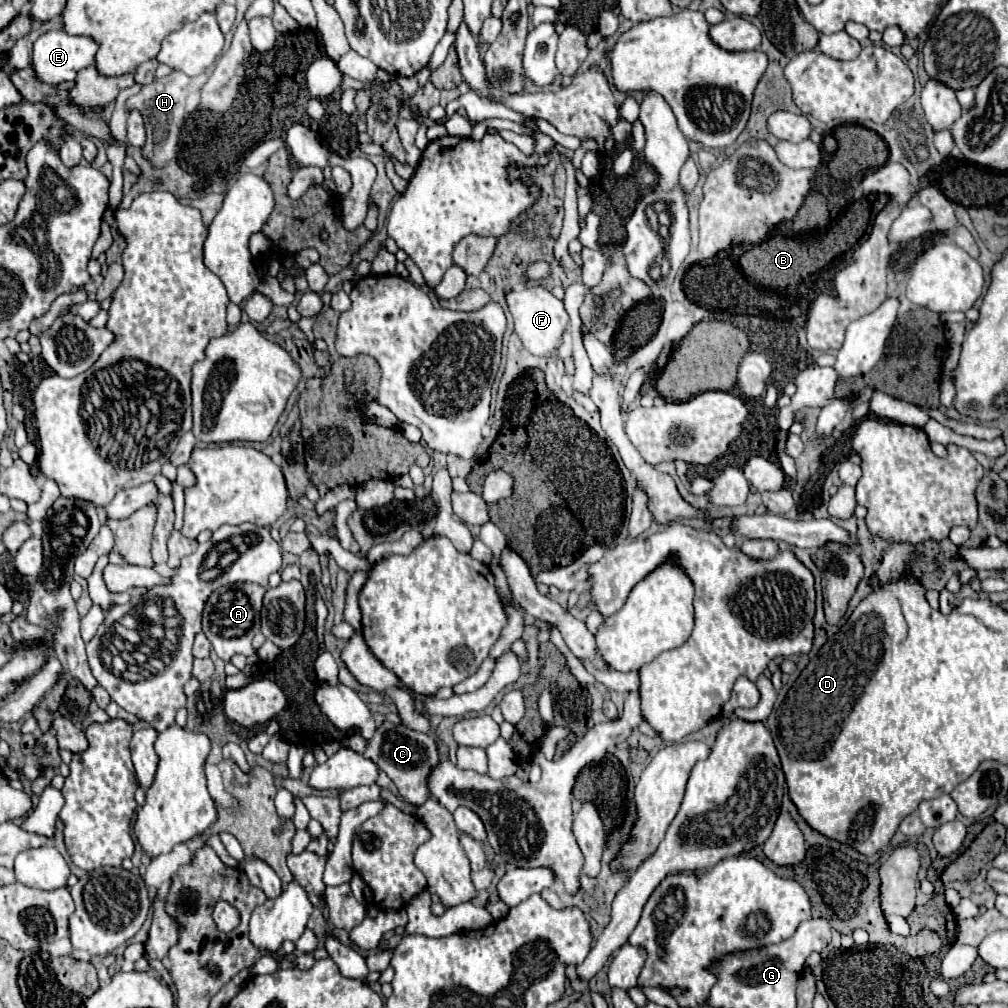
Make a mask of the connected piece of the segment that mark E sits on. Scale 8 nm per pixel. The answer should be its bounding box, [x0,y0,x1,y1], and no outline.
[32,31,96,85]

